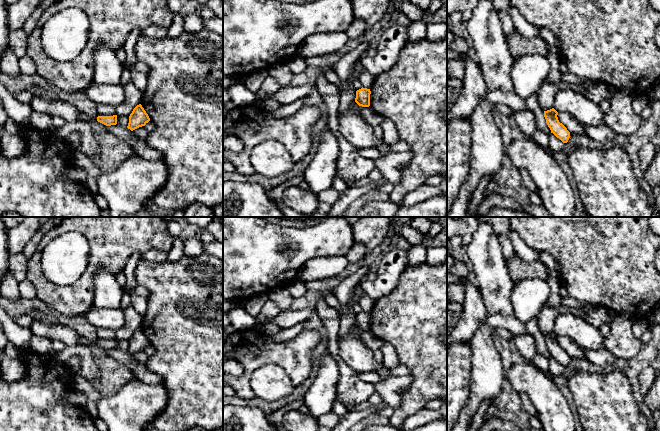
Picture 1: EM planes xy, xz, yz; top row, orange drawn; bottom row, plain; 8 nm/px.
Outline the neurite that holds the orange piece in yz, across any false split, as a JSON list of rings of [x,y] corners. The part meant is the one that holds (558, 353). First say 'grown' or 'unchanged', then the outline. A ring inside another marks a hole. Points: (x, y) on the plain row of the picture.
unchanged; [[[554,332],[544,335],[544,341],[551,357],[559,362],[563,367],[567,367],[570,362],[570,356],[562,347],[559,346],[557,339],[558,336]]]

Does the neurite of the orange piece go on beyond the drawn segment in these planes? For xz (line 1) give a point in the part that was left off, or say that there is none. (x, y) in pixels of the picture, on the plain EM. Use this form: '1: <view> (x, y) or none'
1: none

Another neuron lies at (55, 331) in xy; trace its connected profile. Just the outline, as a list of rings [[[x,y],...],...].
[[[36,319],[31,324],[30,330],[33,335],[49,337],[50,339],[63,342],[66,346],[83,345],[80,342],[81,335],[72,328],[56,322],[49,324],[48,321]]]

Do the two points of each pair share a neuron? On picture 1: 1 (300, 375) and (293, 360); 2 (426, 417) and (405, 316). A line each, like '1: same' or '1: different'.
1: same
2: different

